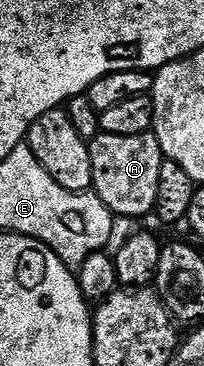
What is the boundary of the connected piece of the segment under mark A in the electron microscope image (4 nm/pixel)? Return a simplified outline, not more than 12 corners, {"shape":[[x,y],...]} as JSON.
{"shape":[[155,132],[89,142],[110,213],[155,210],[166,160]]}

